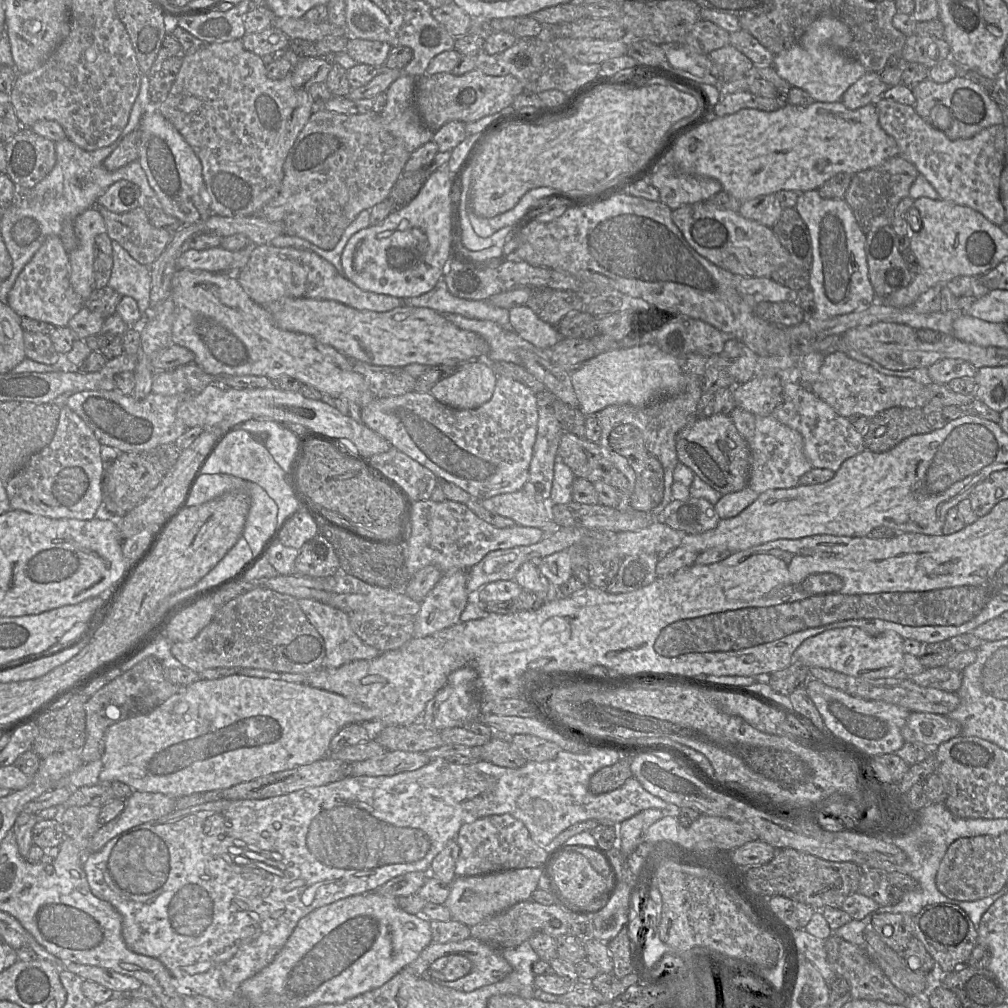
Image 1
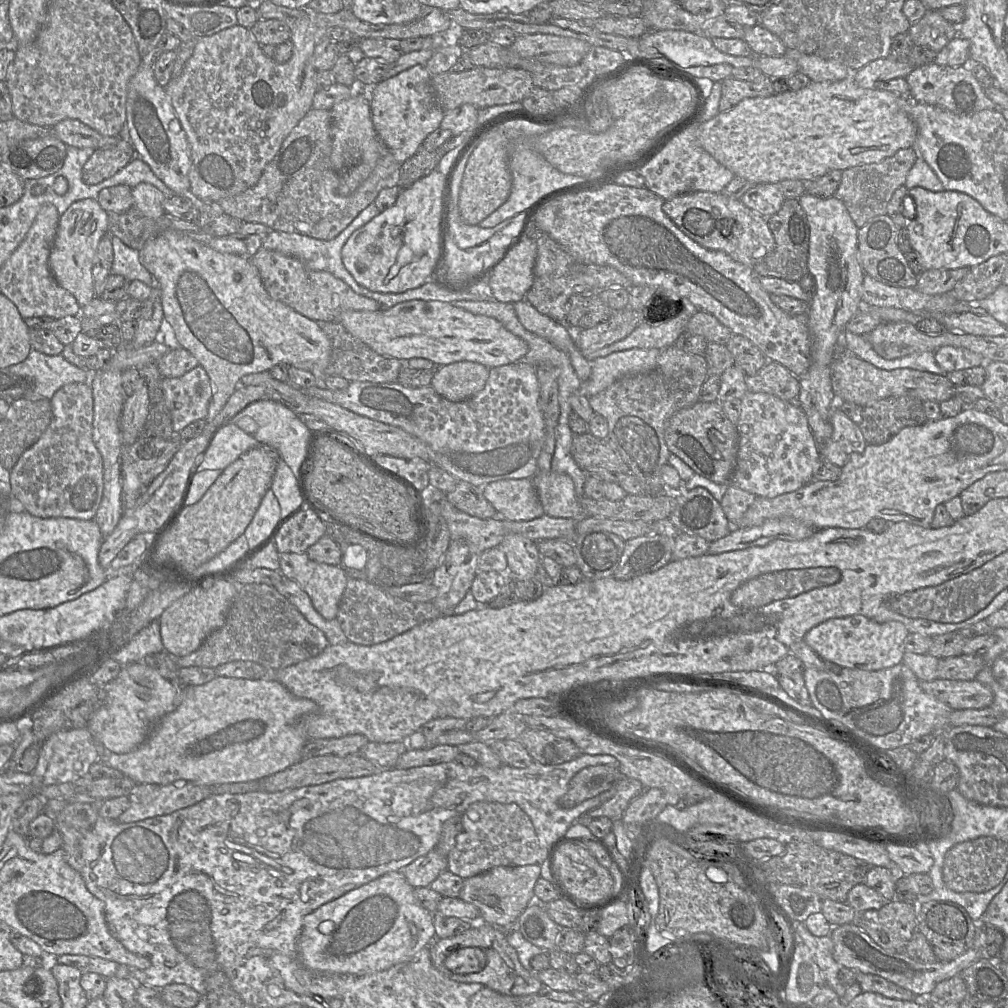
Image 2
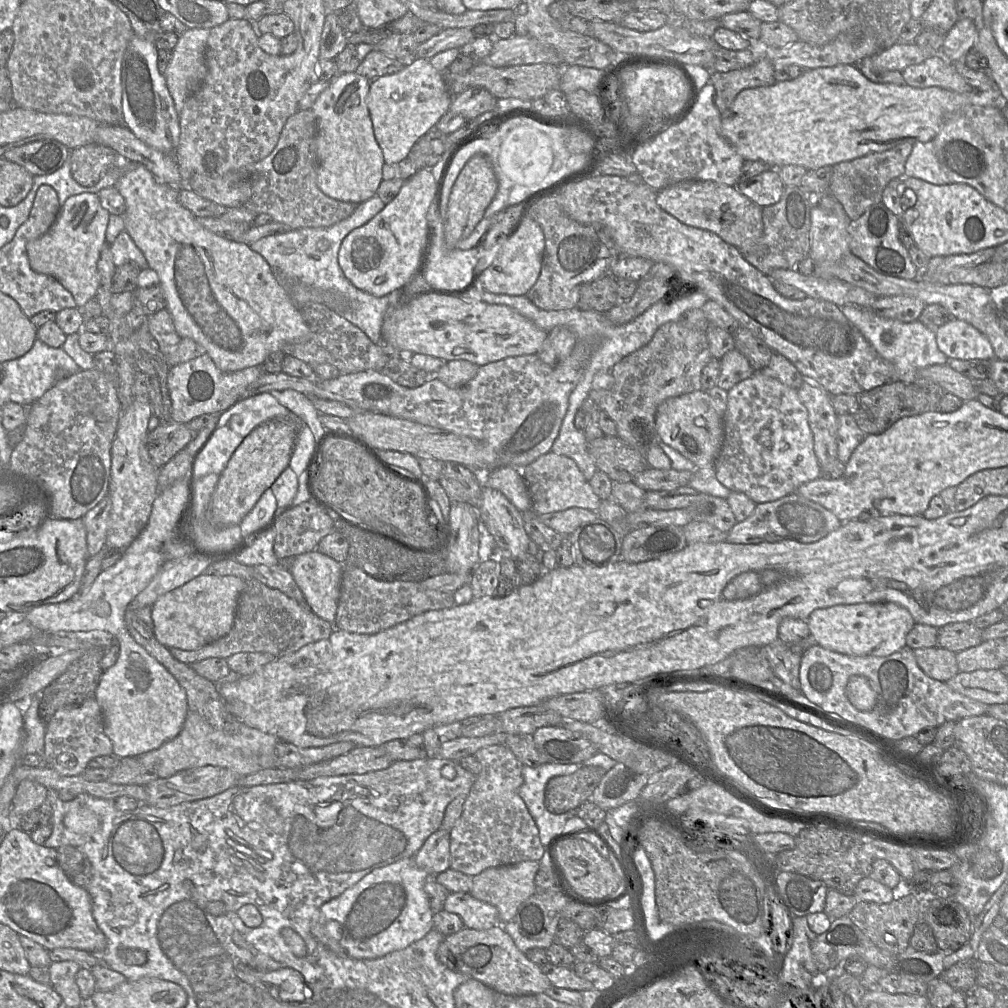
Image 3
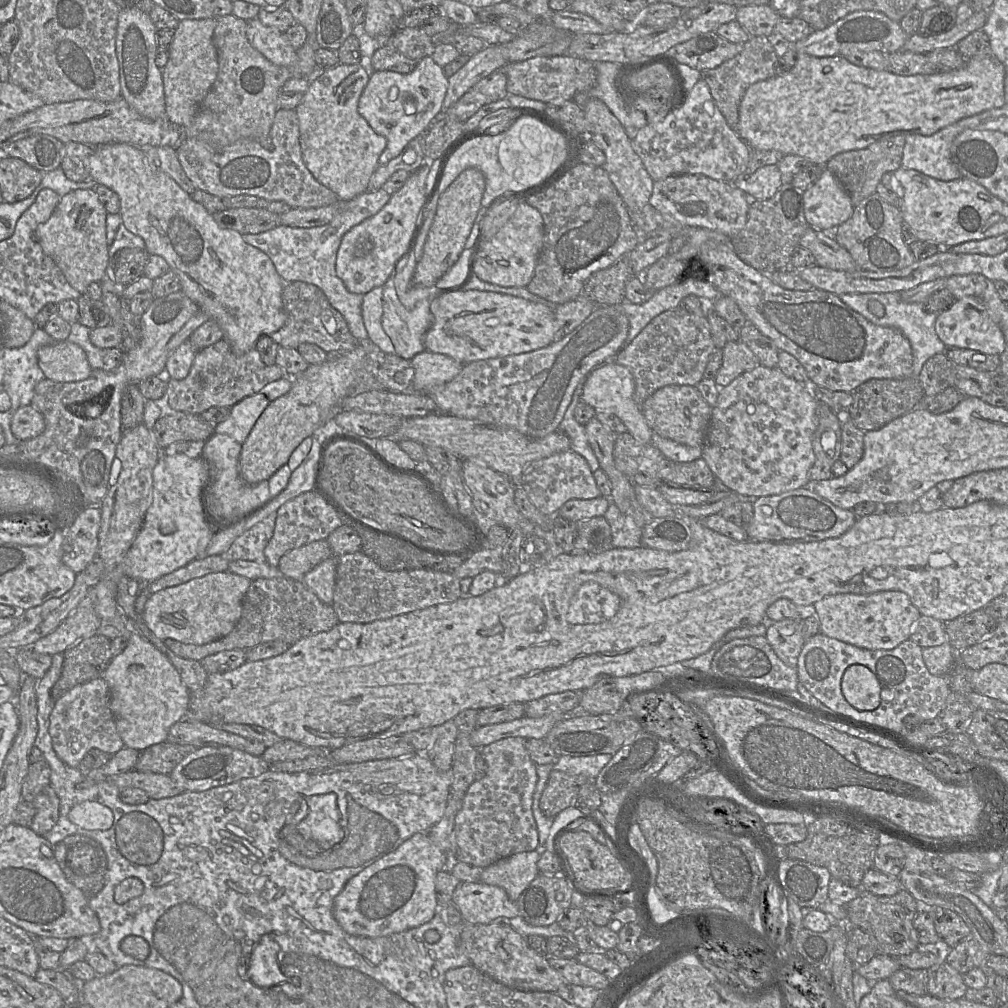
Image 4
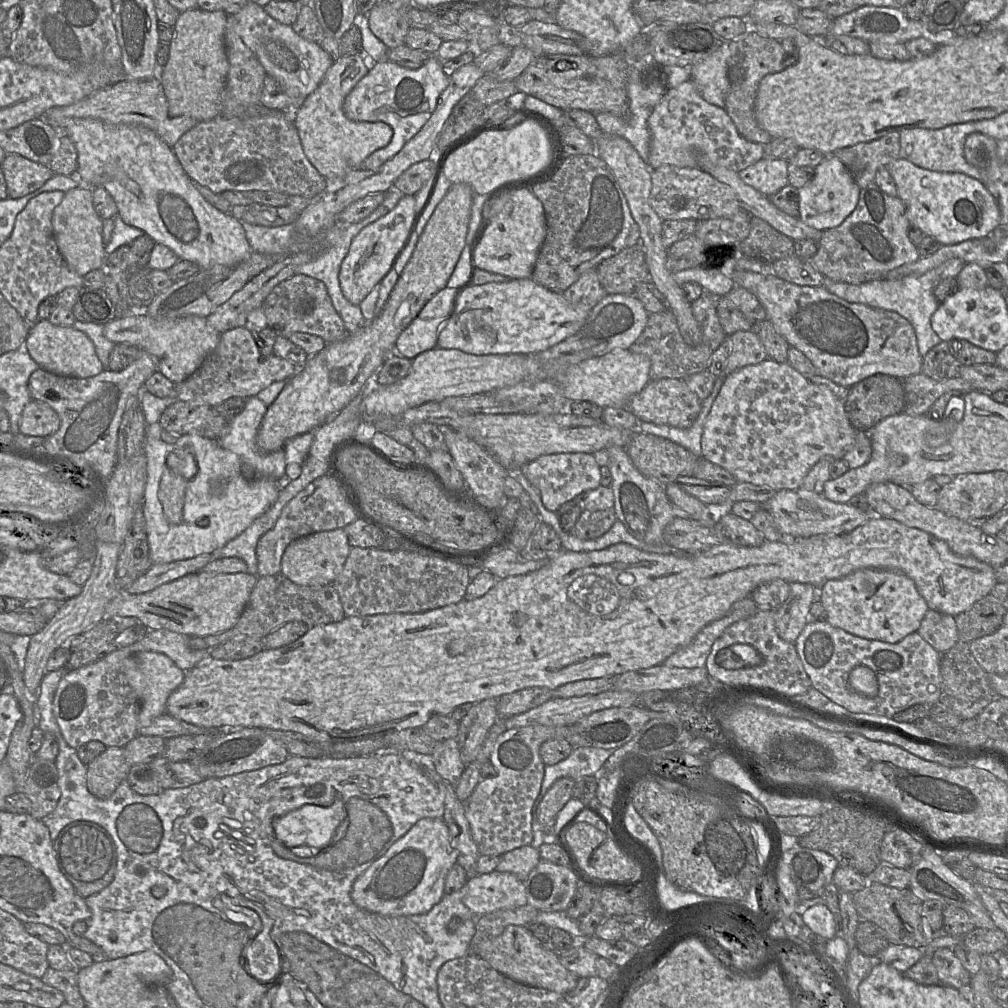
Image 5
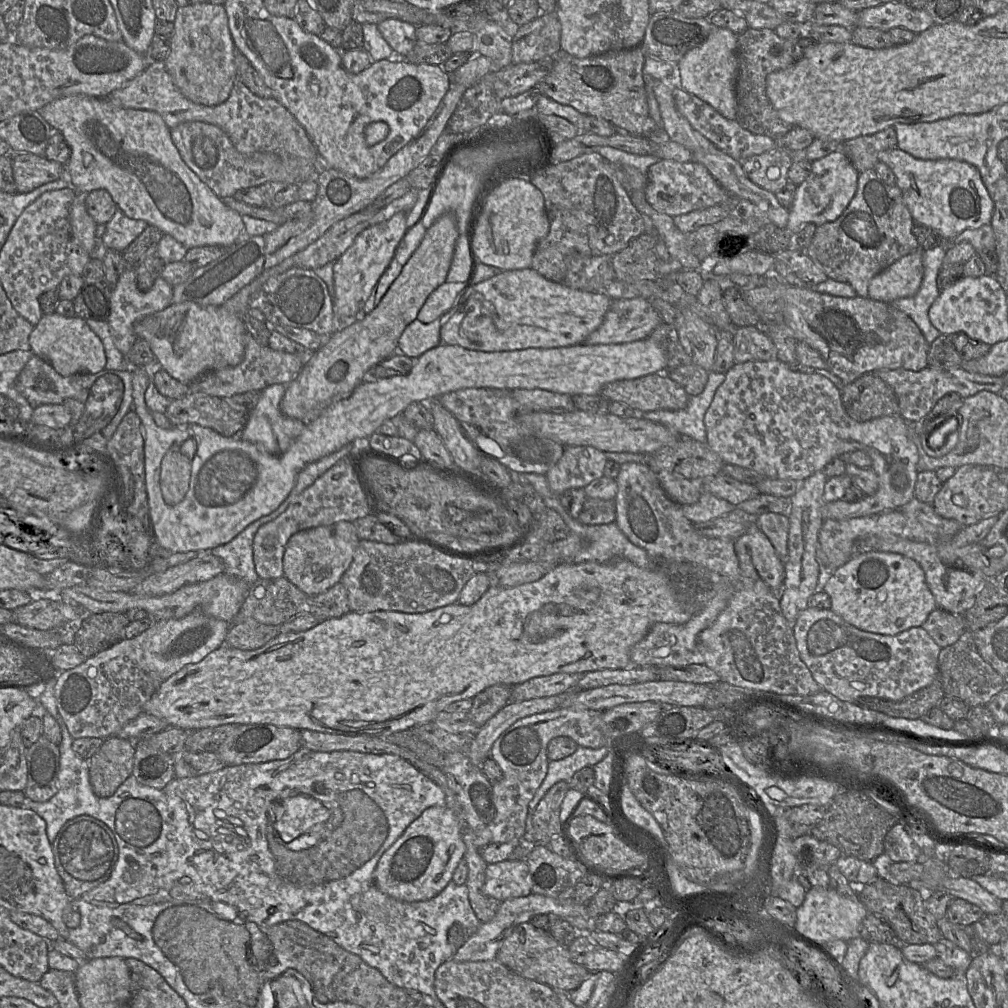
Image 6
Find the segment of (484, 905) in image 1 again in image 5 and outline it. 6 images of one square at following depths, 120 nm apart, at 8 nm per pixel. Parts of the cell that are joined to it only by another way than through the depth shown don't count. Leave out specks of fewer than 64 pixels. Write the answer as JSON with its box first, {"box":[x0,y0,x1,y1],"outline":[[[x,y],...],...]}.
{"box":[495,845,540,882],"outline":[[[526,845],[503,854],[495,870],[512,873],[525,882],[540,860],[539,849]]]}

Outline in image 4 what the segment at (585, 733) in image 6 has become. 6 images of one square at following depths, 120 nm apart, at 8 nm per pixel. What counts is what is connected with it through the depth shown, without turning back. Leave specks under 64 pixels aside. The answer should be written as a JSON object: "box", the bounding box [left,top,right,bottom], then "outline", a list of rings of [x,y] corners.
{"box":[454,737,541,868],"outline":[[[521,737],[503,738],[479,749],[488,770],[485,777],[470,785],[463,798],[463,806],[456,815],[454,842],[457,862],[486,868],[513,854],[541,849],[532,812],[538,781],[537,765],[527,752],[527,740]]]}

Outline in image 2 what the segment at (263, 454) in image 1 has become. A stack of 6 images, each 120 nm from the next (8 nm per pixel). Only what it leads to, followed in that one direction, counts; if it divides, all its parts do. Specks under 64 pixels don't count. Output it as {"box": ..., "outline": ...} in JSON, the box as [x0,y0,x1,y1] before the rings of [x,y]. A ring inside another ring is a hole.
{"box":[195,423,303,523],"outline":[[[227,423],[216,431],[195,471],[222,471],[243,453],[260,445],[252,435],[232,423]],[[282,459],[278,460],[271,490],[280,505],[280,523],[283,523],[284,519],[300,509],[303,500],[295,475]]]}

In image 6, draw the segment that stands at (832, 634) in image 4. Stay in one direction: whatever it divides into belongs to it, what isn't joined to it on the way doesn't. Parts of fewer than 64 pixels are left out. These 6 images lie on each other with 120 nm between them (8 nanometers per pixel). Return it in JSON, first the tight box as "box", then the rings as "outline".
{"box":[822,551,937,635],"outline":[[[869,551],[854,555],[832,574],[824,577],[822,589],[831,599],[831,610],[847,623],[871,633],[897,635],[924,624],[937,602],[930,591],[921,566],[913,559],[892,552]]]}

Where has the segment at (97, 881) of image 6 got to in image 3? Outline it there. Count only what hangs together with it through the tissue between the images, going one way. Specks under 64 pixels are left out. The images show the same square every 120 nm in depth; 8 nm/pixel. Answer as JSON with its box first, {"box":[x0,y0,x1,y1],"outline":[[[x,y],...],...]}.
{"box":[57,845,92,888],"outline":[[[72,845],[57,848],[57,861],[69,880],[87,888],[92,879],[92,865],[85,853]]]}

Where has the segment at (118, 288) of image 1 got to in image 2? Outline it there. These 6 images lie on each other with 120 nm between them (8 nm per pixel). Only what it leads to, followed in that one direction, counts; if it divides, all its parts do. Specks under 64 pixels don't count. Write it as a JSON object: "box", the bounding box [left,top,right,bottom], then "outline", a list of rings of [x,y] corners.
{"box":[111,237,155,286],"outline":[[[118,237],[112,238],[113,263],[111,273],[121,275],[130,282],[139,280],[148,286],[154,286],[155,278],[141,264],[139,260],[139,251],[125,245]]]}

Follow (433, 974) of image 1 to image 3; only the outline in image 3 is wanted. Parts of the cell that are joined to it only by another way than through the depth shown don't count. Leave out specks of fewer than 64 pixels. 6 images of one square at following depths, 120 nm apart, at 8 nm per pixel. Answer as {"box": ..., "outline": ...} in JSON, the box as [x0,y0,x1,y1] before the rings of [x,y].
{"box":[436,924,552,995],"outline":[[[501,924],[484,930],[464,927],[444,938],[436,956],[447,968],[469,975],[504,994],[533,995],[544,993],[552,986],[541,967],[531,962],[526,954],[517,948]]]}

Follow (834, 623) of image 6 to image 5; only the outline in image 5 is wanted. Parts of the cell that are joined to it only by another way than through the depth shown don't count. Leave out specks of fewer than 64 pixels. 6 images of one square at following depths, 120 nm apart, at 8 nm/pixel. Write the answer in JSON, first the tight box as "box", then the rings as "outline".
{"box":[795,620,941,717],"outline":[[[826,620],[808,621],[795,641],[796,651],[813,688],[851,713],[892,717],[912,705],[935,705],[941,694],[941,656],[916,631],[897,643],[869,640],[846,632]]]}

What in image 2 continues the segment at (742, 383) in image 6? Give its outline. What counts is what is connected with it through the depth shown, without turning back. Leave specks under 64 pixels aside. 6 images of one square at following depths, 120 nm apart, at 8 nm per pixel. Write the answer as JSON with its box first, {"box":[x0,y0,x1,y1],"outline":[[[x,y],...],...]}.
{"box":[729,392,822,498],"outline":[[[747,392],[741,399],[736,428],[739,451],[729,484],[757,497],[775,498],[801,488],[812,481],[822,464],[819,446],[807,416],[795,401],[785,401],[766,393]]]}

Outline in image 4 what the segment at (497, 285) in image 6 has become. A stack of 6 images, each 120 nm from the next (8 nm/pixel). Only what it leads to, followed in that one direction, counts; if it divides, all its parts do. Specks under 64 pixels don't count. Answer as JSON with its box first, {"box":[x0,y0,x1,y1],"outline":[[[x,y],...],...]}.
{"box":[424,291,558,363],"outline":[[[492,291],[441,293],[430,303],[433,322],[424,338],[425,350],[468,363],[544,348],[555,342],[558,321],[552,303],[536,303]]]}

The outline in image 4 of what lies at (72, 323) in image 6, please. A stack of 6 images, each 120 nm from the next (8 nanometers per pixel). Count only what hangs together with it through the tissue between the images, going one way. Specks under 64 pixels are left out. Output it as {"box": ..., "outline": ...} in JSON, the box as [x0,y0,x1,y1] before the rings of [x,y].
{"box":[37,339,92,382],"outline":[[[67,339],[40,347],[37,359],[45,378],[56,382],[82,381],[92,372],[85,351]]]}

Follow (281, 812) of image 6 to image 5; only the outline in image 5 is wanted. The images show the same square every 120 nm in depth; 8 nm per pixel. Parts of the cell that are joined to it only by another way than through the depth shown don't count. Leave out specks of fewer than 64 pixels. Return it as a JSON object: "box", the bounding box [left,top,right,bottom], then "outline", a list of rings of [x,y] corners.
{"box":[274,800,345,854],"outline":[[[340,800],[329,807],[307,804],[274,822],[275,838],[286,847],[310,847],[310,854],[326,849],[345,819]]]}

